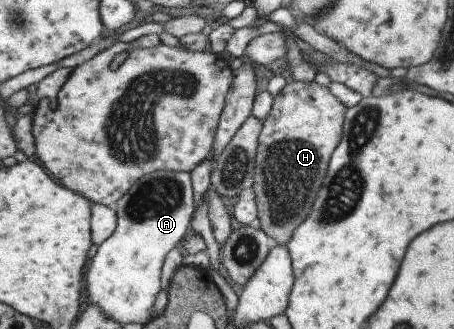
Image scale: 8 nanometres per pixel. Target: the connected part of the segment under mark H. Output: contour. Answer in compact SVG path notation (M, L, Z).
M290 81L276 95L274 108L261 134L253 190L259 208L258 225L277 244L288 245L297 228L313 211L328 173L330 157L345 135L344 117L348 111L330 87L322 87L314 81Z

